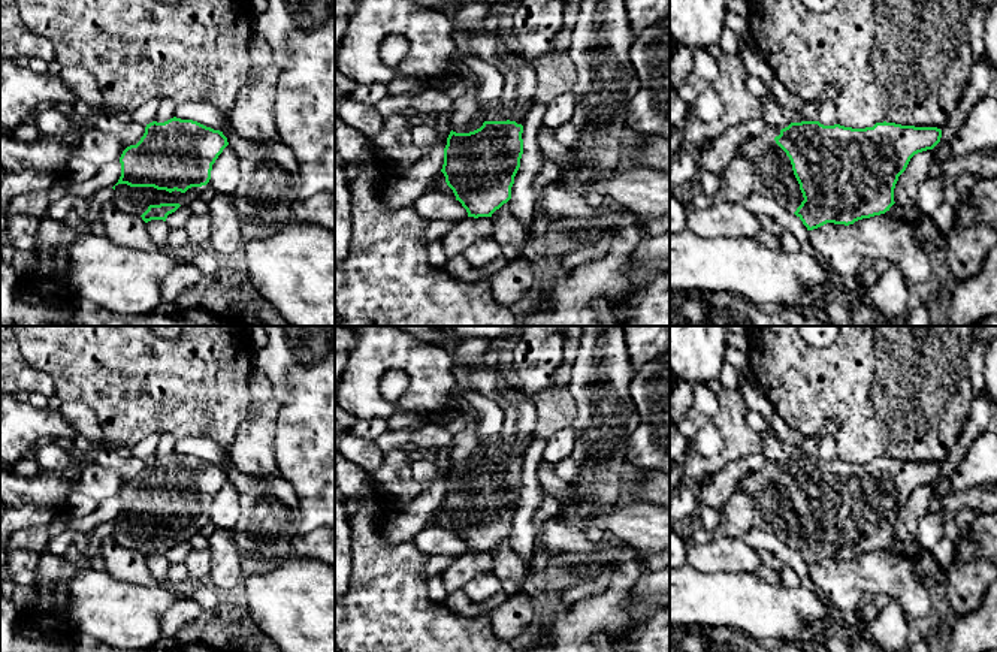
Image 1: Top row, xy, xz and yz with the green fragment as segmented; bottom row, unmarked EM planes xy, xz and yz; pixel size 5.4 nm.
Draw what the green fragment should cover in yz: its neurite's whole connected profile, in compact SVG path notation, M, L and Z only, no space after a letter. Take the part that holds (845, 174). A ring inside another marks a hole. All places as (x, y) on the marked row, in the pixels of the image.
M801 121L782 130L765 126L758 136L738 145L735 157L755 164L753 193L774 199L777 205L792 211L807 230L813 230L827 223L849 226L889 211L895 203L895 184L910 159L933 150L940 138L942 130L937 127L883 121L873 127L852 129Z

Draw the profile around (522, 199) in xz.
M535 103L526 118L522 121L523 126L523 154L520 159L520 167L514 176L511 187L511 214L525 226L529 233L534 224L534 181L538 172L543 169L544 157L540 151L537 136L543 126L544 114L547 111L546 103Z

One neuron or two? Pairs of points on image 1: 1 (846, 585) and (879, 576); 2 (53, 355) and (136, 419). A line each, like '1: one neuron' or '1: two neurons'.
1: one neuron
2: one neuron

